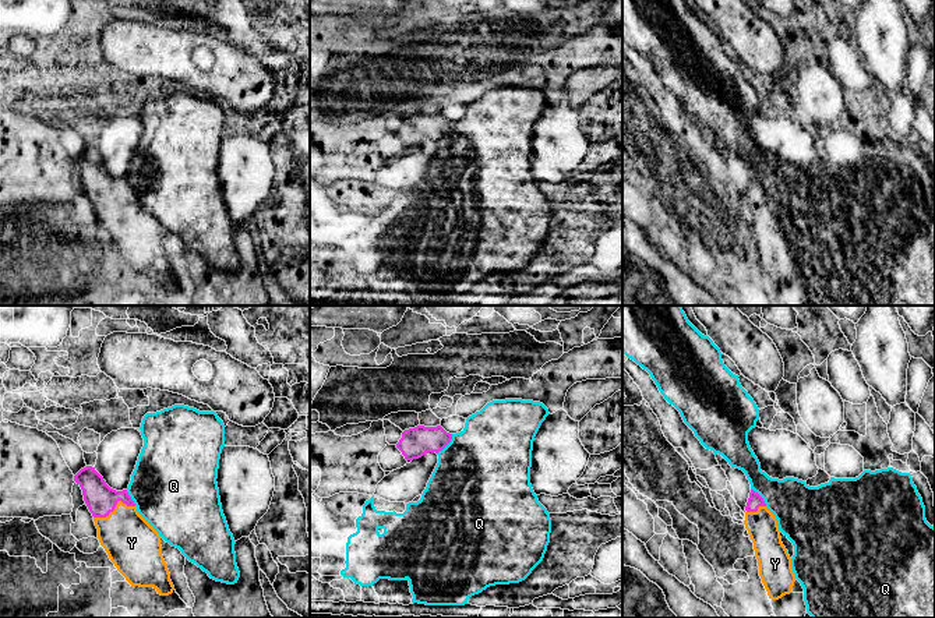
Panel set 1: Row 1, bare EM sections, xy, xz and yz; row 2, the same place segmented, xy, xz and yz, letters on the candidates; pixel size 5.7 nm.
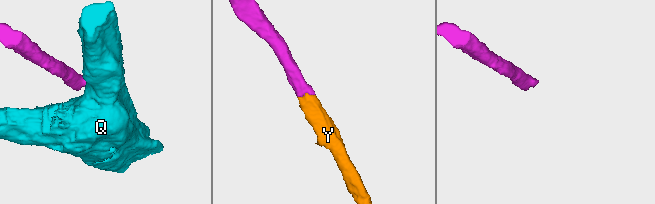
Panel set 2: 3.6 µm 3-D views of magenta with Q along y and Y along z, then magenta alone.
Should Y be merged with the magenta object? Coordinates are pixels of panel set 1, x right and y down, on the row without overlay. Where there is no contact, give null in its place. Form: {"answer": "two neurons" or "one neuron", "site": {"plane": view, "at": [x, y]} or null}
{"answer": "one neuron", "site": {"plane": "xy", "at": [115, 194]}}

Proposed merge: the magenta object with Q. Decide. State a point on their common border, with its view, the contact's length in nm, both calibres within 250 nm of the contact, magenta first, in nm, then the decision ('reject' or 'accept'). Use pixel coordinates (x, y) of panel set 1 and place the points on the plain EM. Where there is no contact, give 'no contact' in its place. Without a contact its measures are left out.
xz (447, 131) | 150 nm | 170/500 nm | reject

